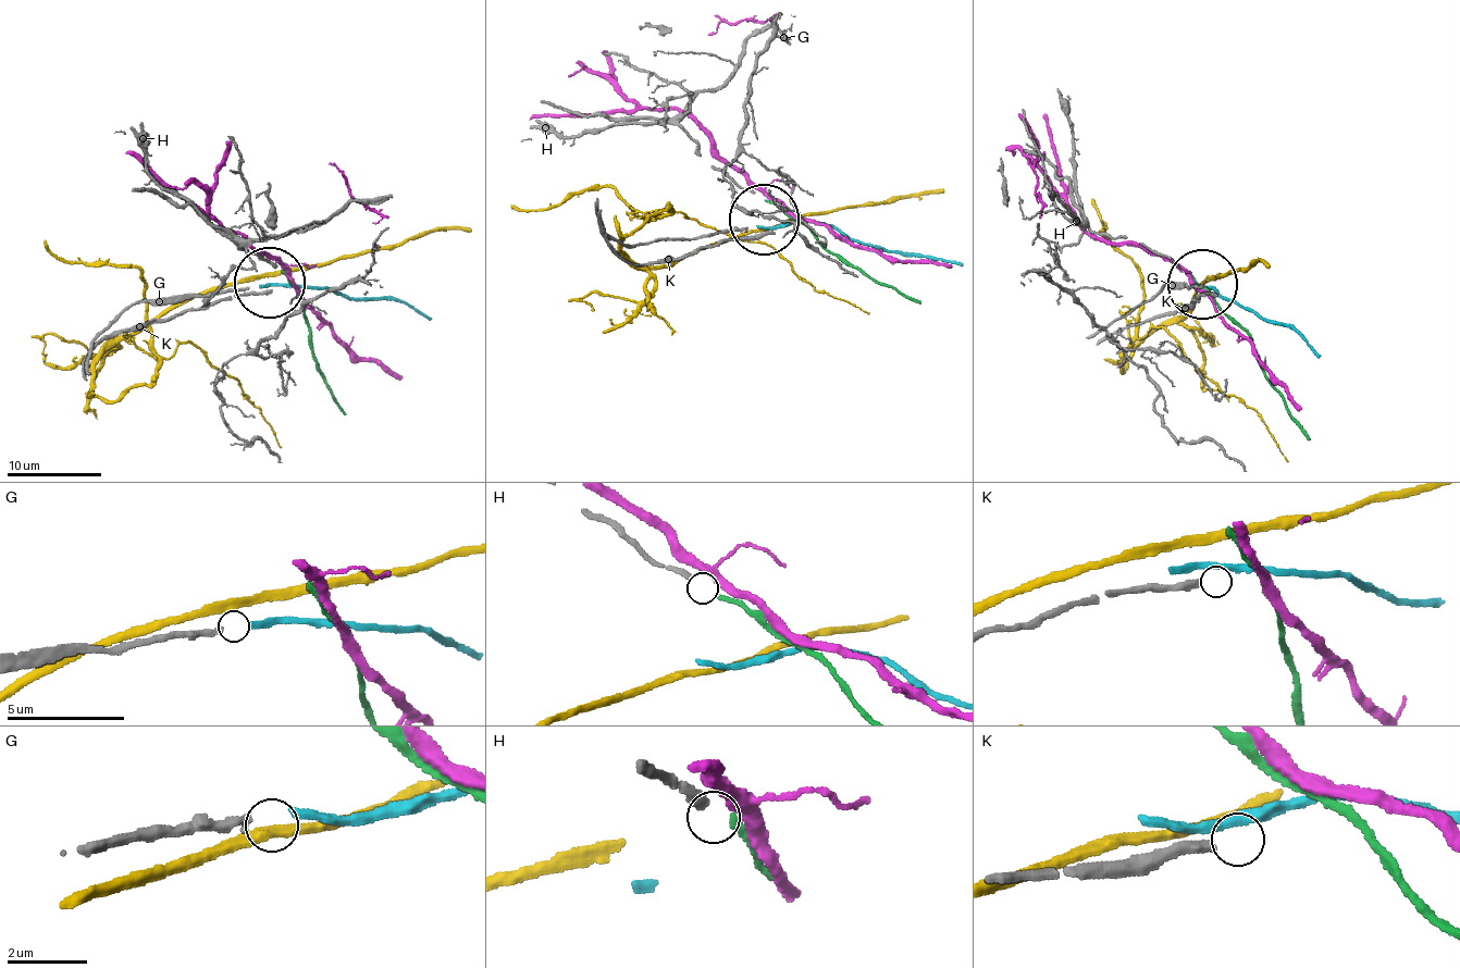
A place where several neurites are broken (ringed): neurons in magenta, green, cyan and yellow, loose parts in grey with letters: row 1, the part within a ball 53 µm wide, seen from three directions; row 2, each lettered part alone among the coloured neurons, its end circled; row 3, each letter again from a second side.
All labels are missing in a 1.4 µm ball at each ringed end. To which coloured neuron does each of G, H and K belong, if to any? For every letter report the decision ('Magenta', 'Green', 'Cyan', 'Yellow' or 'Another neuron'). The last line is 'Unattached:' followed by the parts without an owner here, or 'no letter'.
G: Cyan
H: Green
K: Another neuron
Unattached: K

